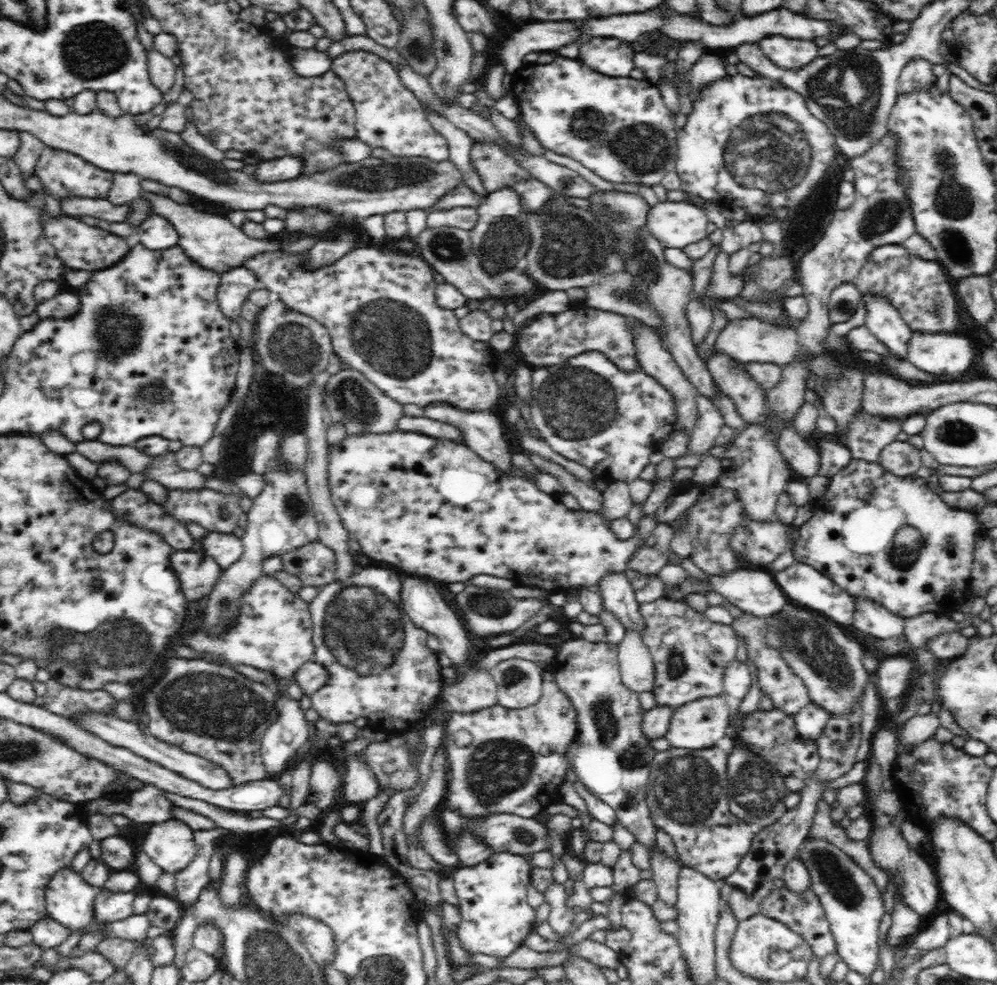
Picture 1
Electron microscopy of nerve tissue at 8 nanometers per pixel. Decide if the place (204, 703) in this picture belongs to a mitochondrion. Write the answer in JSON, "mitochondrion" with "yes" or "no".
{"mitochondrion":"yes"}

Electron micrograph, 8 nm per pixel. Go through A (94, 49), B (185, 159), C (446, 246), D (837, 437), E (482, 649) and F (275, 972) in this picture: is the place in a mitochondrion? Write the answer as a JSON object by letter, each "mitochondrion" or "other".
{"A":"mitochondrion","B":"mitochondrion","C":"mitochondrion","D":"other","E":"other","F":"mitochondrion"}

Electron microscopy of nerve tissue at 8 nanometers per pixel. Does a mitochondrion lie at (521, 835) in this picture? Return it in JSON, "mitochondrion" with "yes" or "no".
{"mitochondrion":"yes"}

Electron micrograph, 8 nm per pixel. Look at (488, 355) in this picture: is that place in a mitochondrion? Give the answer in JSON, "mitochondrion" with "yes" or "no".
{"mitochondrion":"no"}

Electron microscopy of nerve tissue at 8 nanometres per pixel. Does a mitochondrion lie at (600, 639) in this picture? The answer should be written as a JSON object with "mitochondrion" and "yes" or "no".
{"mitochondrion":"no"}

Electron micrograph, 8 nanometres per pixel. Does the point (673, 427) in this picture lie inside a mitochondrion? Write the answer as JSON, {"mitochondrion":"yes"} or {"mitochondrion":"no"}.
{"mitochondrion":"no"}

